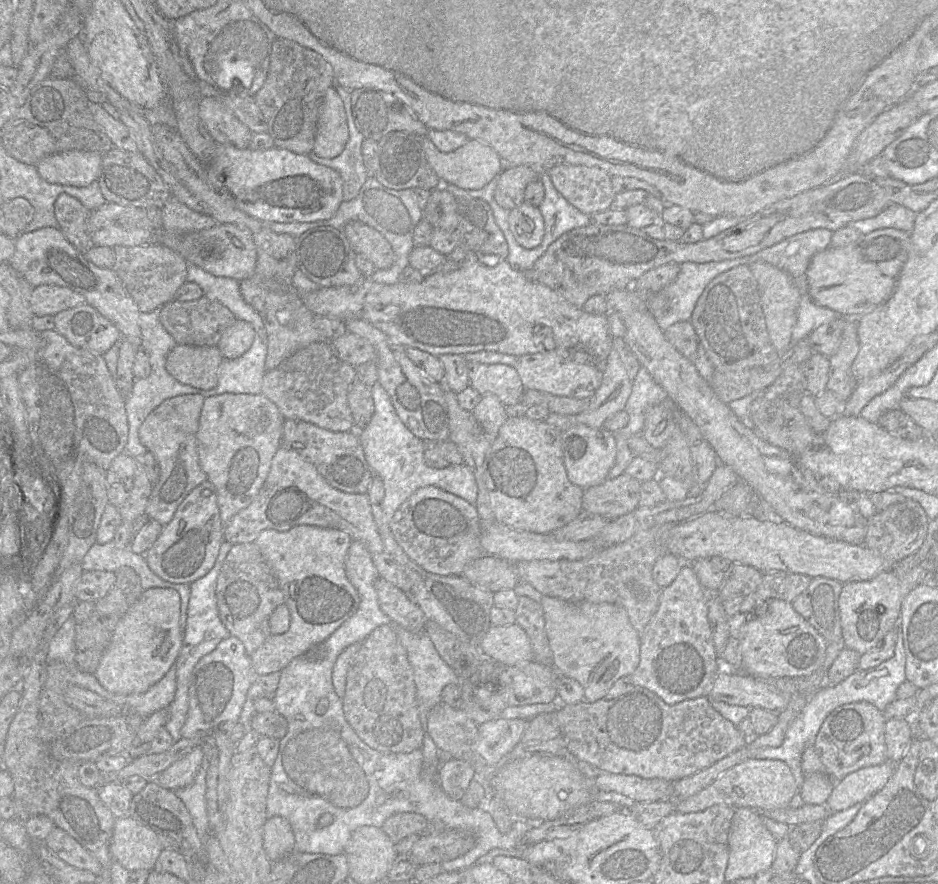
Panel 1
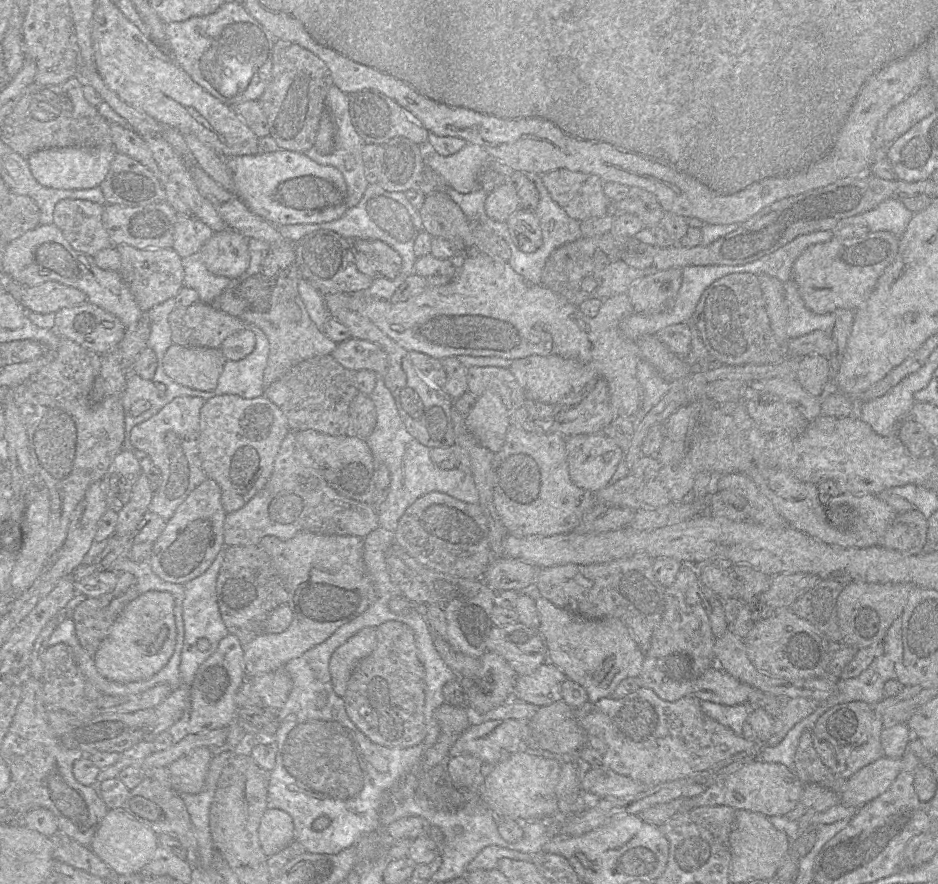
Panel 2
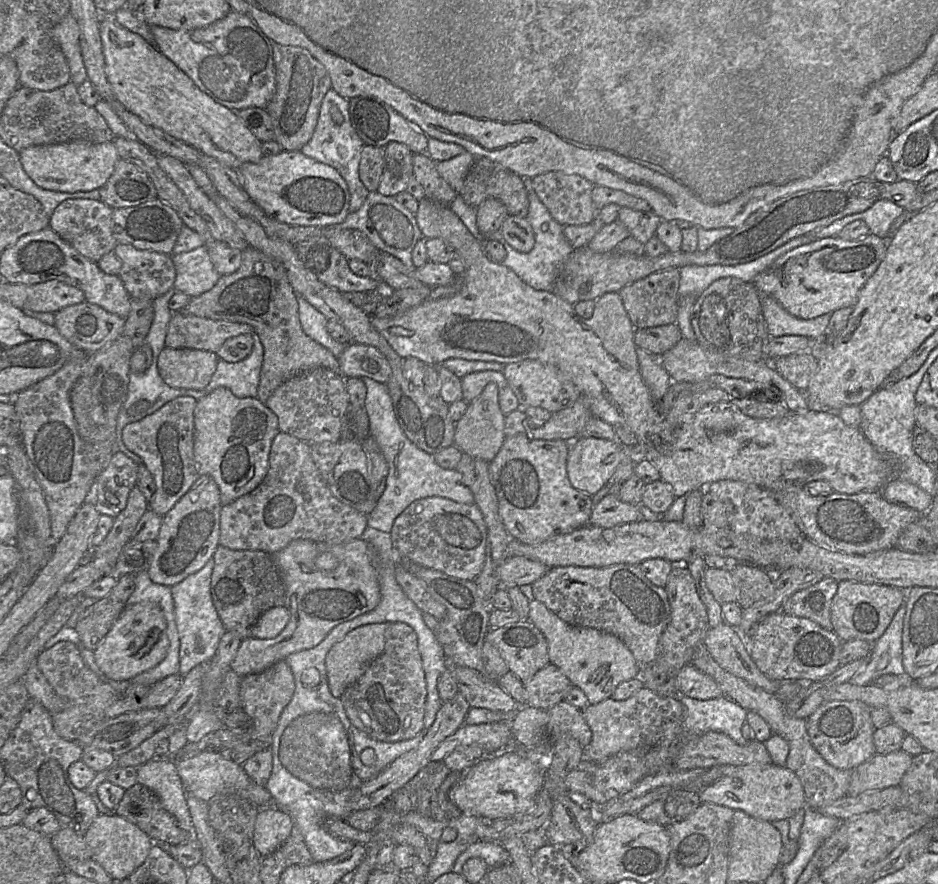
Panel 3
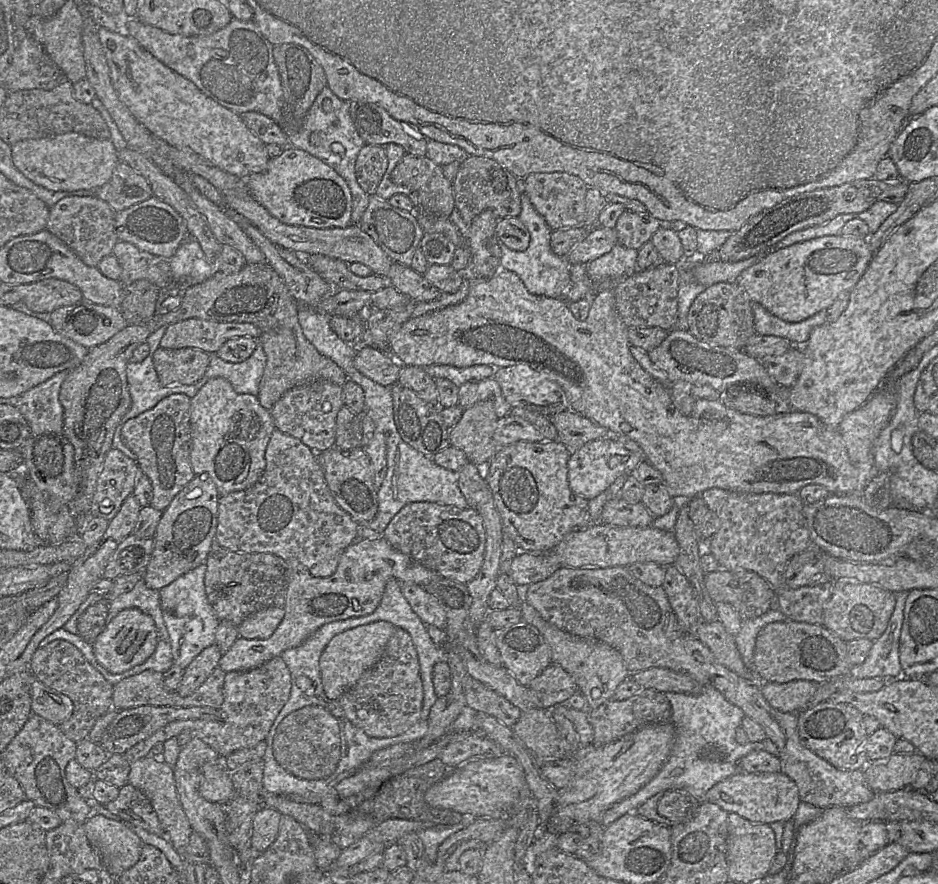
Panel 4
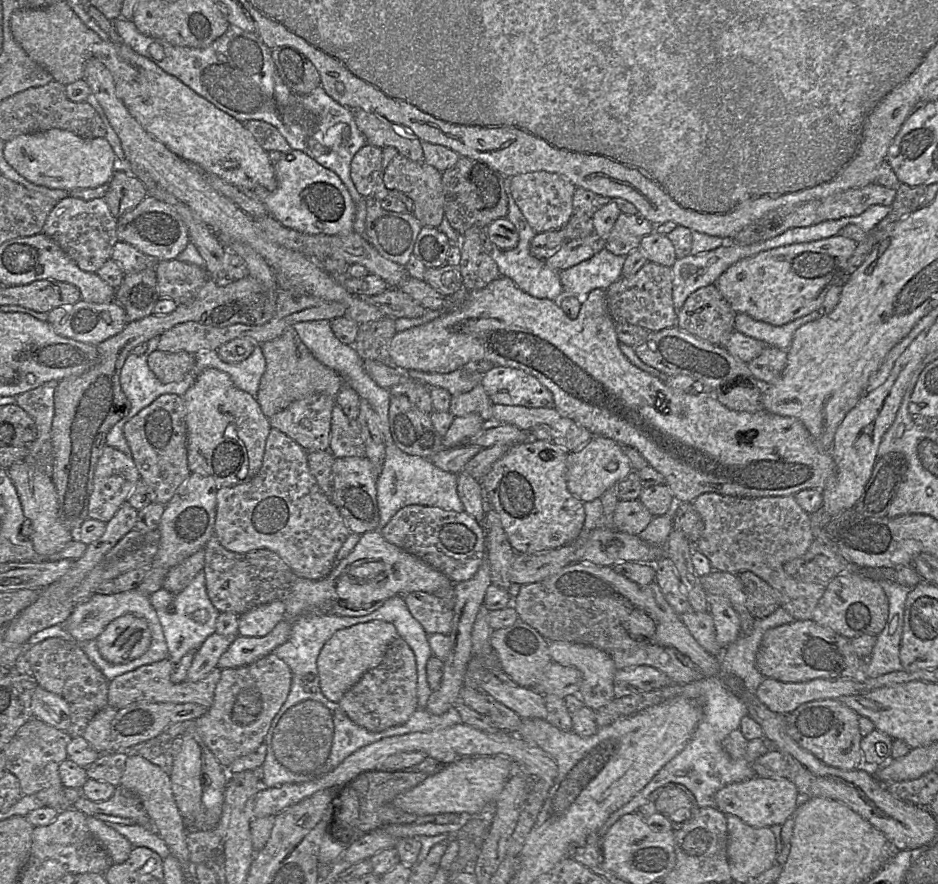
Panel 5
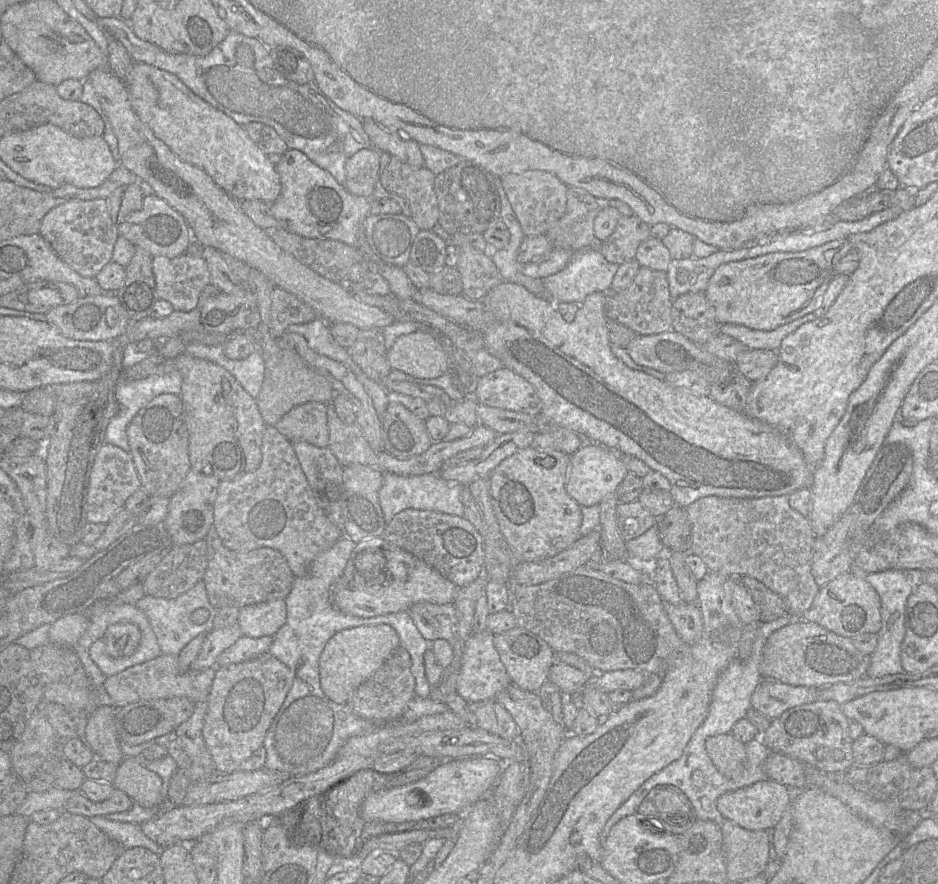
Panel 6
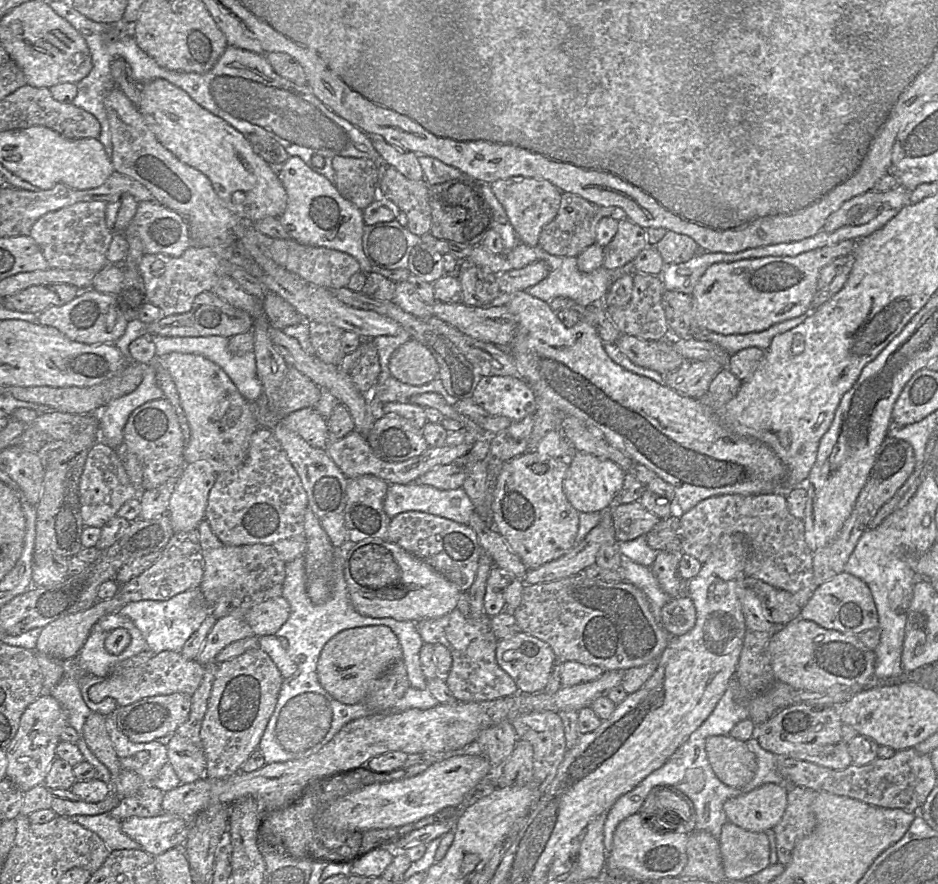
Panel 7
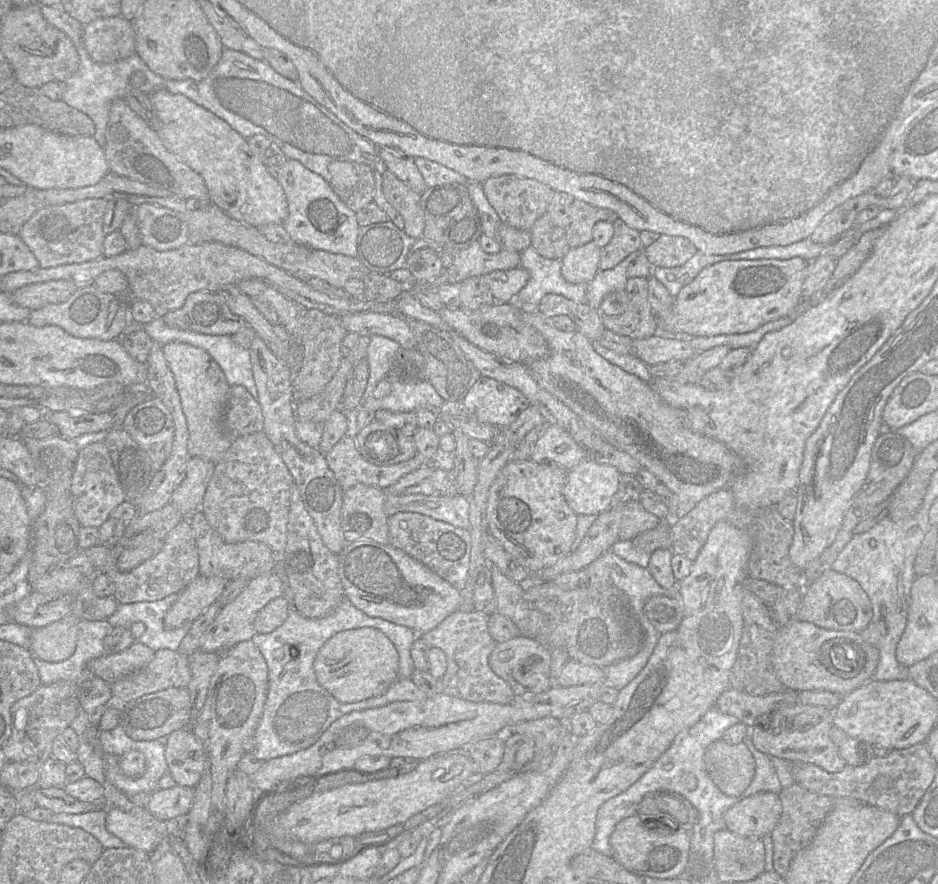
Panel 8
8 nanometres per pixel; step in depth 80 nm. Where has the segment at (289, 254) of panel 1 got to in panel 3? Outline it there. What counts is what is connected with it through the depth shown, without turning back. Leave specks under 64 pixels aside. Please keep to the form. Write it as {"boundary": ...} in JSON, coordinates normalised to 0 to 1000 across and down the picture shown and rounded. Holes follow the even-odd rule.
{"boundary":[[[264,278],[258,283],[258,298],[254,305],[236,311],[224,328],[203,337],[192,353],[227,362],[262,365],[270,370],[281,395],[274,450],[283,456],[303,431],[322,420],[345,415],[362,423],[359,404],[324,377],[318,348],[317,334],[302,300]]]}

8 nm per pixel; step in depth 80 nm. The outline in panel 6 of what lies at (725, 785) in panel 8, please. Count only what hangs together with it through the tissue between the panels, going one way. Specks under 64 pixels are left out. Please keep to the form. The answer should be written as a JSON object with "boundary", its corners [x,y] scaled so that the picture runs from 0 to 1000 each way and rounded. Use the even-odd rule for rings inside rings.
{"boundary":[[[779,829],[757,833],[752,846],[763,870],[776,881],[785,881],[797,862],[794,842]]]}

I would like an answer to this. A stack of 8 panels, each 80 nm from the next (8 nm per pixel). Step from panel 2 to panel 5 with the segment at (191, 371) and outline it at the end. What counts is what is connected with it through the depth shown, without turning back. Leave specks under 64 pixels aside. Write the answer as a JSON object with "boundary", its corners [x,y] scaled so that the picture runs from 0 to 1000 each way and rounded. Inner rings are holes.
{"boundary":[[[167,395],[158,404],[157,412],[172,433],[179,434],[195,430],[206,417],[208,406],[201,398],[183,399]]]}

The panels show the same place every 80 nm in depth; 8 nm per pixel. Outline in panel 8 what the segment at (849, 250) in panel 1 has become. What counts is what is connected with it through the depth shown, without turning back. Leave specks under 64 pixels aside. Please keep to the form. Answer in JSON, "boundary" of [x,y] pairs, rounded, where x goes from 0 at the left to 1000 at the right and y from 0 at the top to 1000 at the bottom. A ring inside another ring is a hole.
{"boundary":[[[855,292],[806,293],[771,295],[752,302],[739,318],[729,324],[720,336],[715,355],[705,363],[706,377],[730,377],[737,380],[793,378],[810,369],[841,357],[856,342],[855,322],[860,310],[861,296]]]}

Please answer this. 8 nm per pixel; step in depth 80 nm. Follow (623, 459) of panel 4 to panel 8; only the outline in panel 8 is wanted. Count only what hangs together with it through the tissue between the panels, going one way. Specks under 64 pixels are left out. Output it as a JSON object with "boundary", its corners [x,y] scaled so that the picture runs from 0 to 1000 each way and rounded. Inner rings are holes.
{"boundary":[[[629,518],[604,534],[601,562],[615,583],[639,583],[656,571],[662,535]]]}

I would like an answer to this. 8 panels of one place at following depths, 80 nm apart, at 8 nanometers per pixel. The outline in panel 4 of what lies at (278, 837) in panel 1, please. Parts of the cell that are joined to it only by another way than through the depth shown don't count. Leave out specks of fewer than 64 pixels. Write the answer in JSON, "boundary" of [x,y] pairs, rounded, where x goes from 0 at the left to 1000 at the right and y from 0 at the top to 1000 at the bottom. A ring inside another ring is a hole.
{"boundary":[[[278,913],[271,924],[268,957],[273,966],[283,964],[294,950],[301,921],[293,915]]]}

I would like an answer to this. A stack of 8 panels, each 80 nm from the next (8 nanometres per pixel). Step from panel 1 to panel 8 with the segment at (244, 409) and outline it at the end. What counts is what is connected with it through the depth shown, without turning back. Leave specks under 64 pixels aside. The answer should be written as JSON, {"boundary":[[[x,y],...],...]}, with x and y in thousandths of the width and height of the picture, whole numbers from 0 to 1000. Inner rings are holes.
{"boundary":[[[181,387],[173,391],[175,406],[181,417],[198,474],[203,517],[213,517],[230,525],[247,503],[237,485],[237,471],[242,456],[245,436],[232,412],[216,395],[199,388]]]}

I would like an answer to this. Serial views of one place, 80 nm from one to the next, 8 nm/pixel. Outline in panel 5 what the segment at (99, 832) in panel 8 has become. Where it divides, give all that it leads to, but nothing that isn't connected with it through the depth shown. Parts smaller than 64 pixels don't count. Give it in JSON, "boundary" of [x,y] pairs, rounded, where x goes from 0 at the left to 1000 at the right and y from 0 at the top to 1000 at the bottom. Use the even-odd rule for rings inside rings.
{"boundary":[[[115,931],[115,933],[135,948],[142,958],[159,959],[173,972],[182,967],[179,956],[161,934],[148,932],[129,933],[124,931]]]}

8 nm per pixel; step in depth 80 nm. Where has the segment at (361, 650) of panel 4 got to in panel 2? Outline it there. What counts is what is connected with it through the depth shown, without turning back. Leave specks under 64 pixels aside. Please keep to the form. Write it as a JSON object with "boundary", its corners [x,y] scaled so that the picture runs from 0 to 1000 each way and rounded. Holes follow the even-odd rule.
{"boundary":[[[391,709],[355,738],[351,748],[351,760],[355,783],[360,788],[366,790],[377,756],[387,744],[396,740],[401,725],[401,710]]]}

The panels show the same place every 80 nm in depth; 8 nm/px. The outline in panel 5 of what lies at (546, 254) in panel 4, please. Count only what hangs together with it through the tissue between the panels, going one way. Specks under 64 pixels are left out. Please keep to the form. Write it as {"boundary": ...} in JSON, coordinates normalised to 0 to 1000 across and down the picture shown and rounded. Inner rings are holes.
{"boundary":[[[538,200],[537,212],[542,221],[542,241],[539,247],[543,248],[550,257],[553,265],[553,274],[549,281],[544,283],[535,283],[528,277],[522,290],[530,298],[533,311],[546,316],[559,330],[568,336],[595,340],[601,335],[596,307],[585,303],[581,298],[581,293],[571,292],[565,286],[566,271],[572,264],[564,255],[553,234],[547,226],[543,214],[543,205],[544,201]]]}

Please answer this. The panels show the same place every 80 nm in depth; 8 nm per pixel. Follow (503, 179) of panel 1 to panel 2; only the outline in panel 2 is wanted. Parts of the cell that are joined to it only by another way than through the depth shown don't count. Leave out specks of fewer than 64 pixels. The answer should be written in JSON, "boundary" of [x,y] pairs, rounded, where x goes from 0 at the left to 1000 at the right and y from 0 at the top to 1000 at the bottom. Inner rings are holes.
{"boundary":[[[538,207],[530,212],[517,226],[518,243],[531,251],[539,251],[552,236],[553,224],[547,207]]]}

